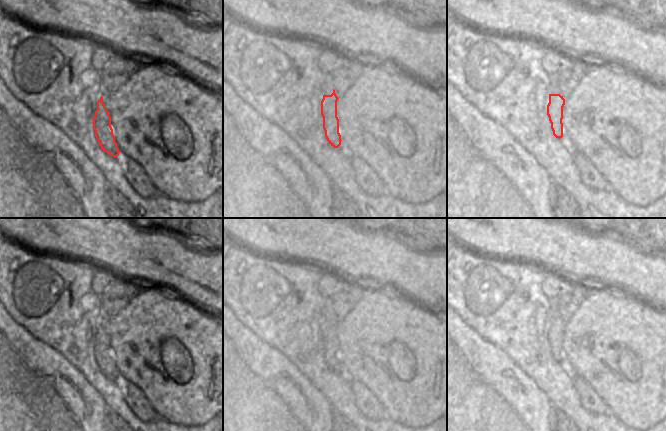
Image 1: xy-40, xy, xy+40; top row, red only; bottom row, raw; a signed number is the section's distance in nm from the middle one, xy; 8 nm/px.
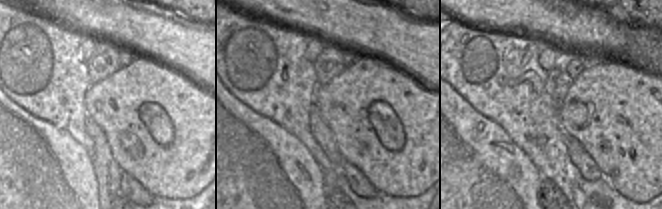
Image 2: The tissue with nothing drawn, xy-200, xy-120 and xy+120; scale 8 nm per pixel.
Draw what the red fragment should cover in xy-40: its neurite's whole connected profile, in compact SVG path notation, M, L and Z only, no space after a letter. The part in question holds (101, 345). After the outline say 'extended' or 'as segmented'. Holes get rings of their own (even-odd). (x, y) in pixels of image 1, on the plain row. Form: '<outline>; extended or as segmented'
M102 320L97 325L97 333L93 341L93 353L101 373L110 380L116 382L120 376L113 359L111 341L103 327Z; as segmented

